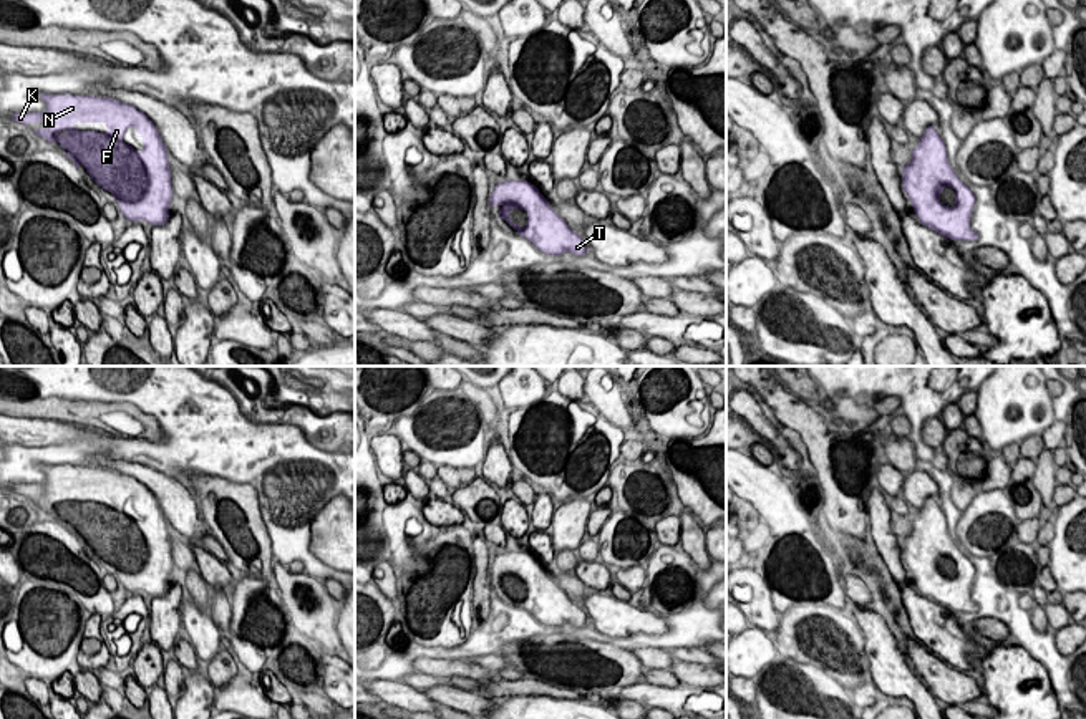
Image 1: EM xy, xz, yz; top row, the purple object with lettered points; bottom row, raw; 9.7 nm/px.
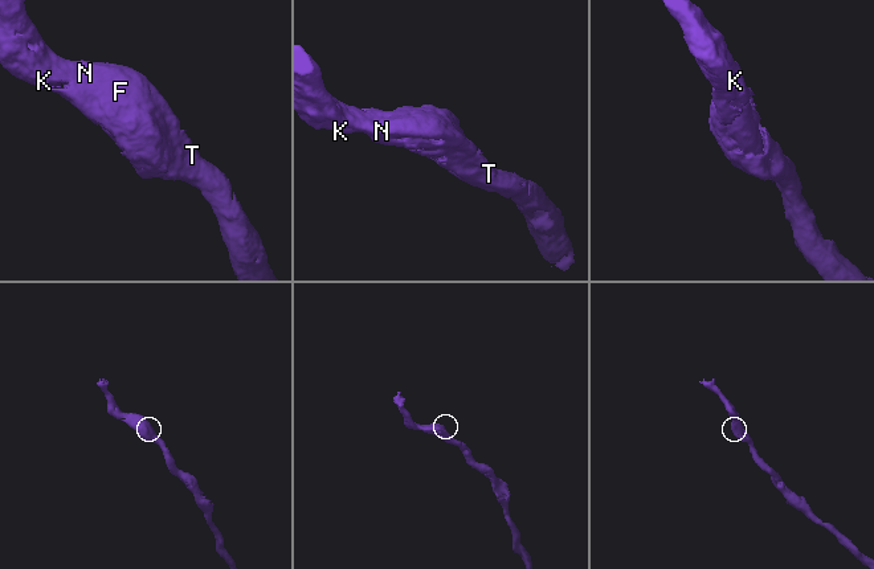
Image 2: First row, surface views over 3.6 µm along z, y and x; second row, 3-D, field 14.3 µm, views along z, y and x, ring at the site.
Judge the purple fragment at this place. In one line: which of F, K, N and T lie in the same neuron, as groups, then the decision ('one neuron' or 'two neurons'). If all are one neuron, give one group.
groups F K N T; one neuron

